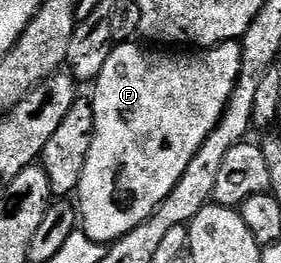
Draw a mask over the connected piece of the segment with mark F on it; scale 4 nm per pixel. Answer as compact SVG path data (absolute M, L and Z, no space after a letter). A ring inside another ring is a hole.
M125 40L120 44L114 45L111 56L107 64L103 64L103 72L95 79L97 95L91 98L93 111L95 112L95 128L93 129L93 143L91 152L87 156L87 168L81 177L81 183L75 191L76 201L79 203L79 222L91 240L102 244L112 244L117 239L127 236L135 228L142 226L159 207L169 199L169 194L179 184L181 177L187 172L194 156L199 152L201 145L209 139L209 134L221 122L225 115L225 109L229 107L233 93L237 88L237 81L241 76L241 44L240 41L223 42L220 46L212 48L201 48L196 52L177 52L172 58L169 54L160 54L160 49L144 50L133 40Z

